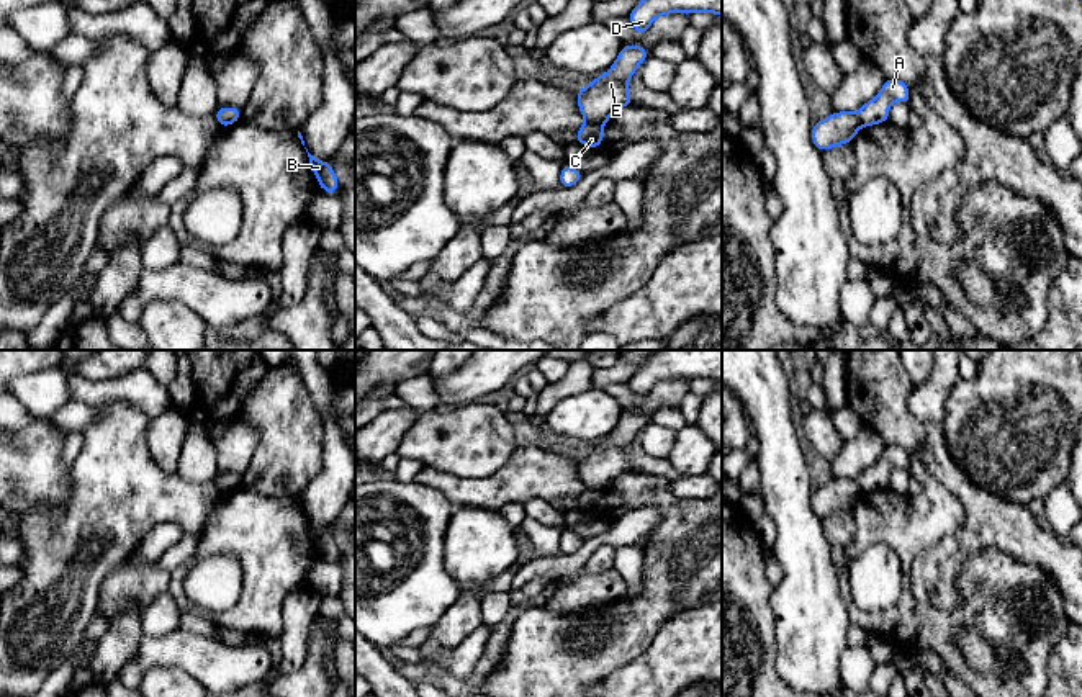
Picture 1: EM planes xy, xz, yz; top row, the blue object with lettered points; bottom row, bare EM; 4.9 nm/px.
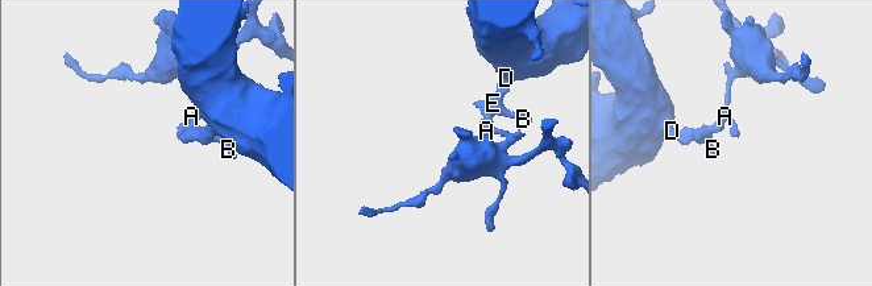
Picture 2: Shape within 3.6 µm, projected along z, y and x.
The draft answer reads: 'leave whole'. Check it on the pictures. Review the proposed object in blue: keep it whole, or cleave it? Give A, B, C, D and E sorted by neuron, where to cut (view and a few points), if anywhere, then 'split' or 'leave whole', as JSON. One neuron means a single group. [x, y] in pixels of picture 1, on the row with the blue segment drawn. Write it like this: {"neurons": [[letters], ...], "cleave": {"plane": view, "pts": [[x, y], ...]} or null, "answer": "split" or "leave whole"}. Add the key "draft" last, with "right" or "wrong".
{"neurons": [["A", "C"], ["B", "D", "E"]], "cleave": {"plane": "xz", "pts": [[586, 120], [601, 123]]}, "answer": "split", "draft": "wrong"}

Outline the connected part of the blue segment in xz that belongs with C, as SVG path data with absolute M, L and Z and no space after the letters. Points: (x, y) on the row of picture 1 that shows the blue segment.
M586 121L576 133L575 139L589 147L597 149L602 144L604 126L602 123Z

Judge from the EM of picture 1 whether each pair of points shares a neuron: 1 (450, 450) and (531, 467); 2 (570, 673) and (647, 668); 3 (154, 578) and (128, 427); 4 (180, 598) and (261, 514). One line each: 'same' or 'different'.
1: different
2: different
3: different
4: same

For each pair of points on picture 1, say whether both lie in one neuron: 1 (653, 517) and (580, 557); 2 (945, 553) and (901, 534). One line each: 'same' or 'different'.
1: same
2: different

